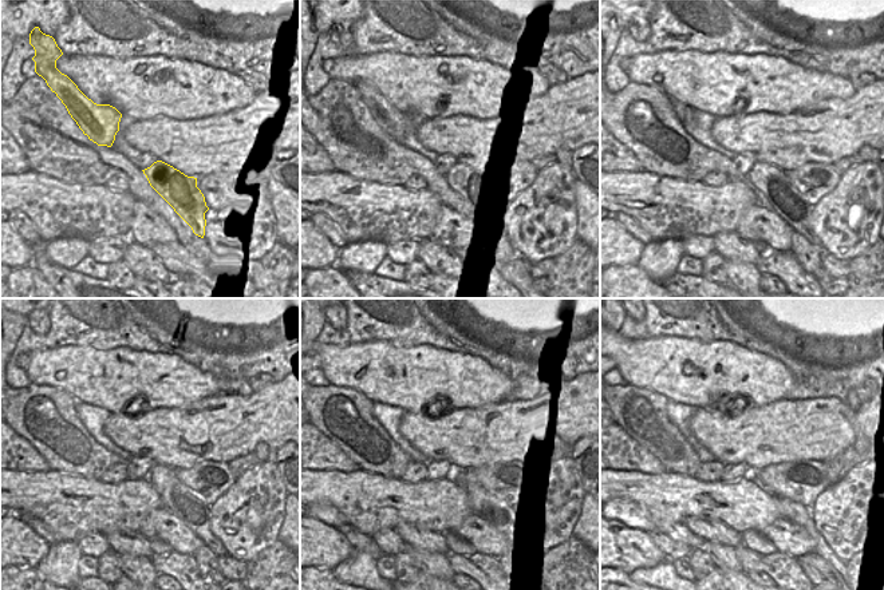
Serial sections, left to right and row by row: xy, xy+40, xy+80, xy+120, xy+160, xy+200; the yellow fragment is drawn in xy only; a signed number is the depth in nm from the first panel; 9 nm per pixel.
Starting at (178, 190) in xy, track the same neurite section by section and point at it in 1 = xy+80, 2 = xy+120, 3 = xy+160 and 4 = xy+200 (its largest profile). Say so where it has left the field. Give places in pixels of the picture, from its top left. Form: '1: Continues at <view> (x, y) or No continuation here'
1: Continues at xy+80 (774, 191)
2: Continues at xy+120 (177, 498)
3: Continues at xy+160 (496, 511)
4: Continues at xy+200 (789, 510).

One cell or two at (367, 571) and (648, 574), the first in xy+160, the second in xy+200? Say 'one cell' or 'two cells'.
one cell

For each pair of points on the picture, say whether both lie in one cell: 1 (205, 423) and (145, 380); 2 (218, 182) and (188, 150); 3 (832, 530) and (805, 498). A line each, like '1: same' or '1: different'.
1: different
2: different
3: different

